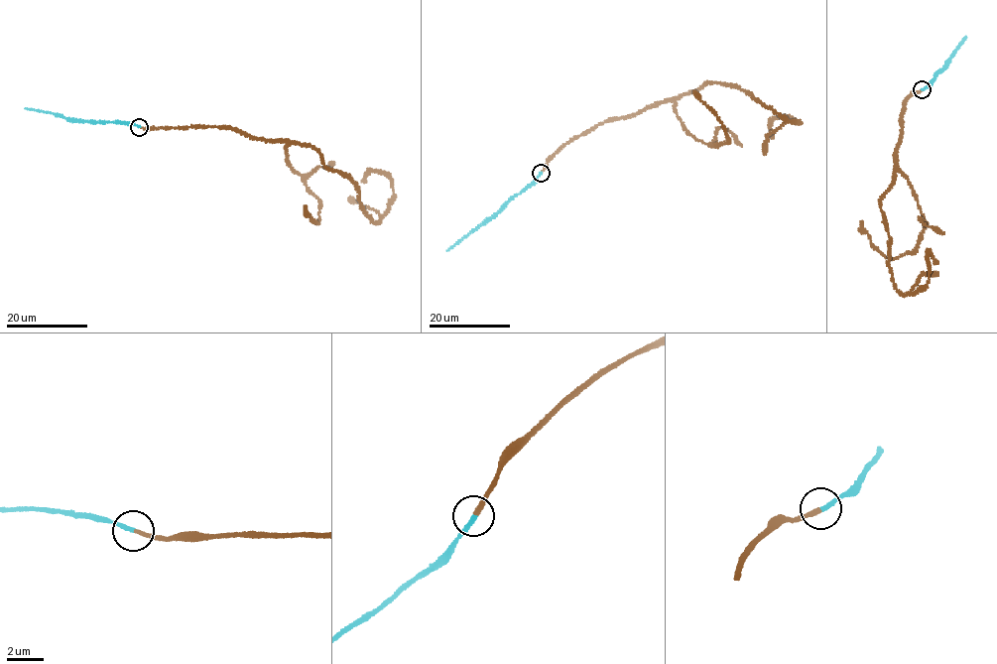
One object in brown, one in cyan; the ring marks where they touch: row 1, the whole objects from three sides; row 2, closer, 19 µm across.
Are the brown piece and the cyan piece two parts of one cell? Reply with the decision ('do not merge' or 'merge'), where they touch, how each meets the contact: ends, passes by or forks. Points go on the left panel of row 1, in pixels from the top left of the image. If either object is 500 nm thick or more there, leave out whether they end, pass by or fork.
merge; at (139, 127); brown ends there; cyan ends there

